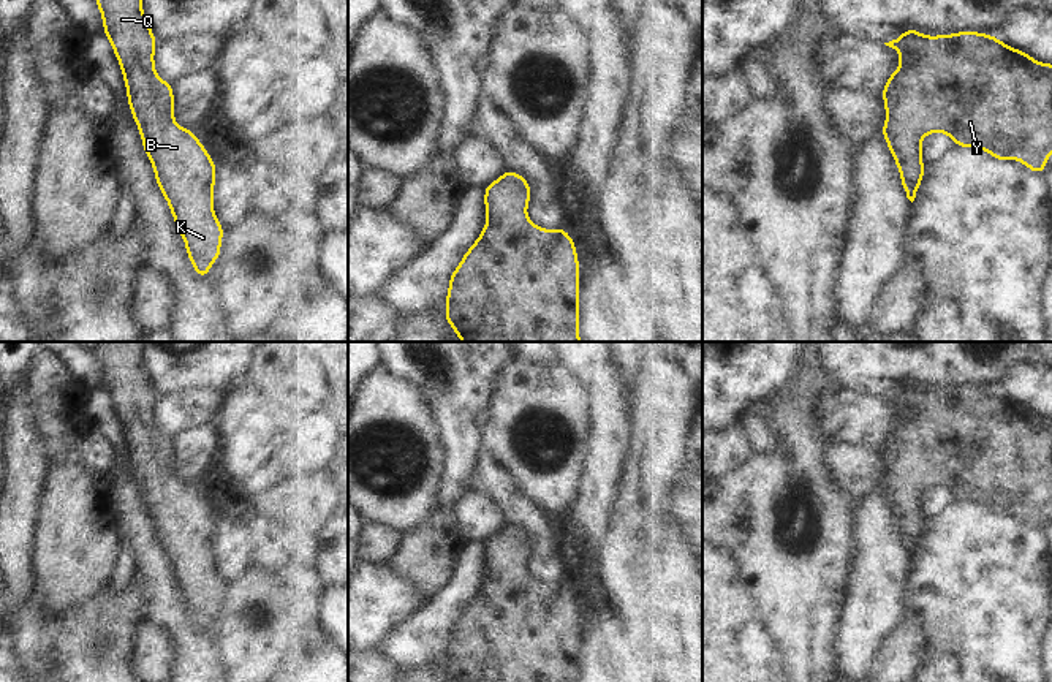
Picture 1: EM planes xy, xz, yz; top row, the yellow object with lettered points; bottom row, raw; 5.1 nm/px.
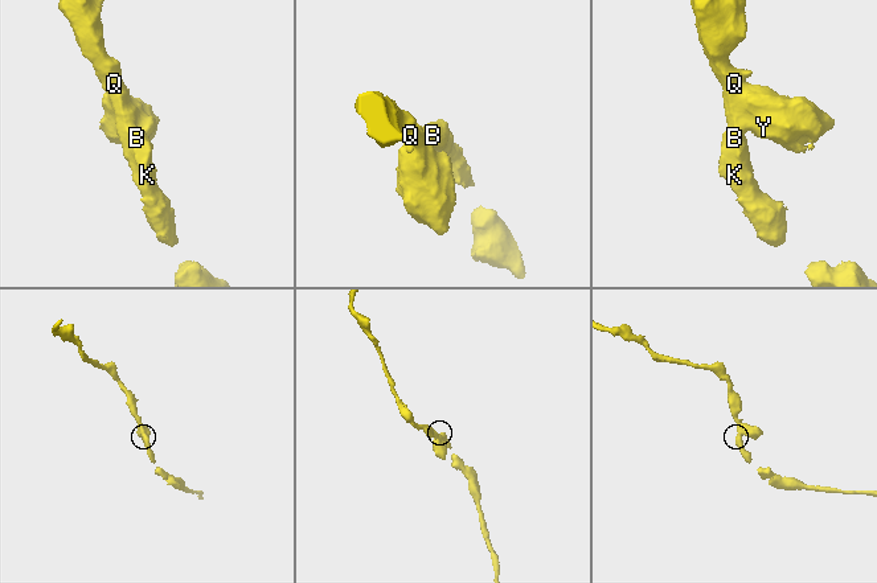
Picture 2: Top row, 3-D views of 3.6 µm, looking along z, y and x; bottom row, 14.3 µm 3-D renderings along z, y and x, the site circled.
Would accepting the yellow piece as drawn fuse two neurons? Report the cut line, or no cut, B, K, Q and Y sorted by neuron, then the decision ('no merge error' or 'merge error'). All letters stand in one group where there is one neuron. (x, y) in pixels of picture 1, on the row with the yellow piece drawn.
no cut | B K Q Y | no merge error

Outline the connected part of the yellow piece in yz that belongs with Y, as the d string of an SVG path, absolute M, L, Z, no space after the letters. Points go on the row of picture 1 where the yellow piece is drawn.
M908 27L899 38L884 44L899 51L900 59L899 68L886 79L881 90L887 116L881 135L911 203L925 174L922 138L930 133L946 133L954 146L984 150L1000 161L1012 158L1030 171L1044 174L1052 153L1052 63L1041 63L993 35L971 30L927 36Z

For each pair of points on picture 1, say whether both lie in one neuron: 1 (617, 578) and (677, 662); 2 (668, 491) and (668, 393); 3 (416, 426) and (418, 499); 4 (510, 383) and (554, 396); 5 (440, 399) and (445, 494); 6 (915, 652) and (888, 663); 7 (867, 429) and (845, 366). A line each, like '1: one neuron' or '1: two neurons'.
1: two neurons
2: one neuron
3: one neuron
4: one neuron
5: one neuron
6: one neuron
7: two neurons

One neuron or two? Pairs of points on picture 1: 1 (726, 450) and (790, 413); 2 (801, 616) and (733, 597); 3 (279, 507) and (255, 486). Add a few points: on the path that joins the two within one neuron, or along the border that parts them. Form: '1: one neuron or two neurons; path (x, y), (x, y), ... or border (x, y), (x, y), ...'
1: two neurons; border (752, 451), (741, 464), (722, 475)
2: two neurons; border (737, 570), (737, 578), (772, 636)
3: two neurons; border (295, 473), (255, 496)

